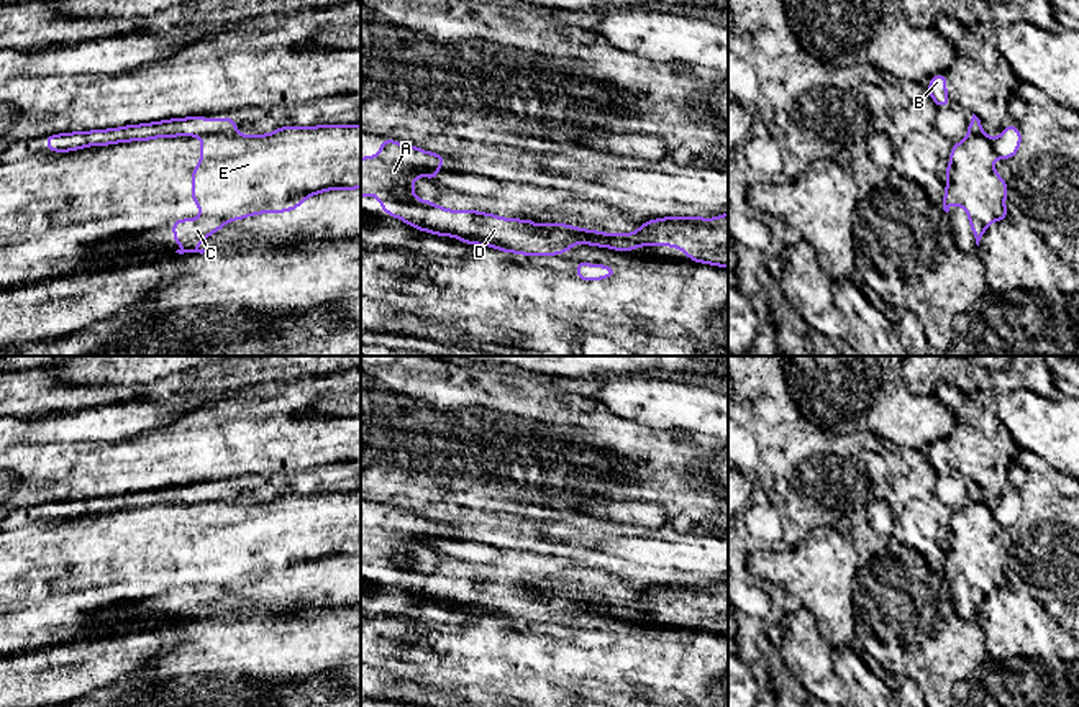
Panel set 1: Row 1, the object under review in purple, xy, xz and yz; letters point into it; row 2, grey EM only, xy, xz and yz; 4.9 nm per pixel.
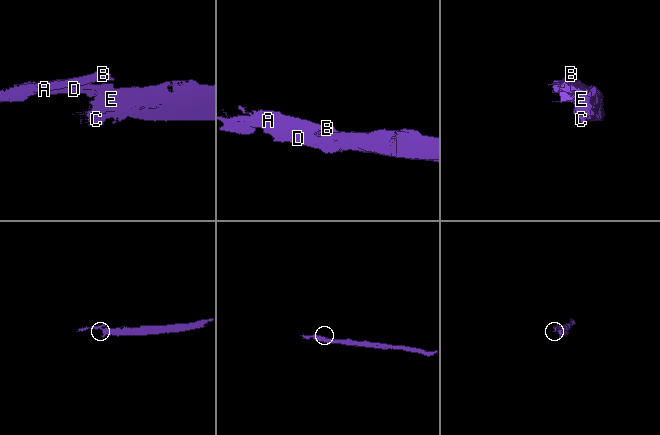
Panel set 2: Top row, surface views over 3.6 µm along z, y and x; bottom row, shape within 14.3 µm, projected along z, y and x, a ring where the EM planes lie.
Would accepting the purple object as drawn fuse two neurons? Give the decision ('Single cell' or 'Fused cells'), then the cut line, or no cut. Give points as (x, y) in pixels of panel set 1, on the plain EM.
Fused cells. Split along xz (566, 592), (586, 607), (594, 609)

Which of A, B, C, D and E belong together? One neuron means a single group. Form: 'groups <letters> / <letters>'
groups A B D / C E

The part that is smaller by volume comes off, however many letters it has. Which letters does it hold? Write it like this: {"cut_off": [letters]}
{"cut_off": ["A", "B", "D"]}

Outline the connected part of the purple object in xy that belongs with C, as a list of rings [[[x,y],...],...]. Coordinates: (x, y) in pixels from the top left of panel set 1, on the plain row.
[[[361,492],[280,494],[269,502],[202,502],[200,531],[192,535],[192,569],[203,577],[195,587],[172,587],[175,620],[207,620],[197,612],[225,591],[259,581],[290,579],[326,558],[361,554]]]

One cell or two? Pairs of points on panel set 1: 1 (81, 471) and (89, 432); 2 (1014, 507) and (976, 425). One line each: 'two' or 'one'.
1: two
2: one

